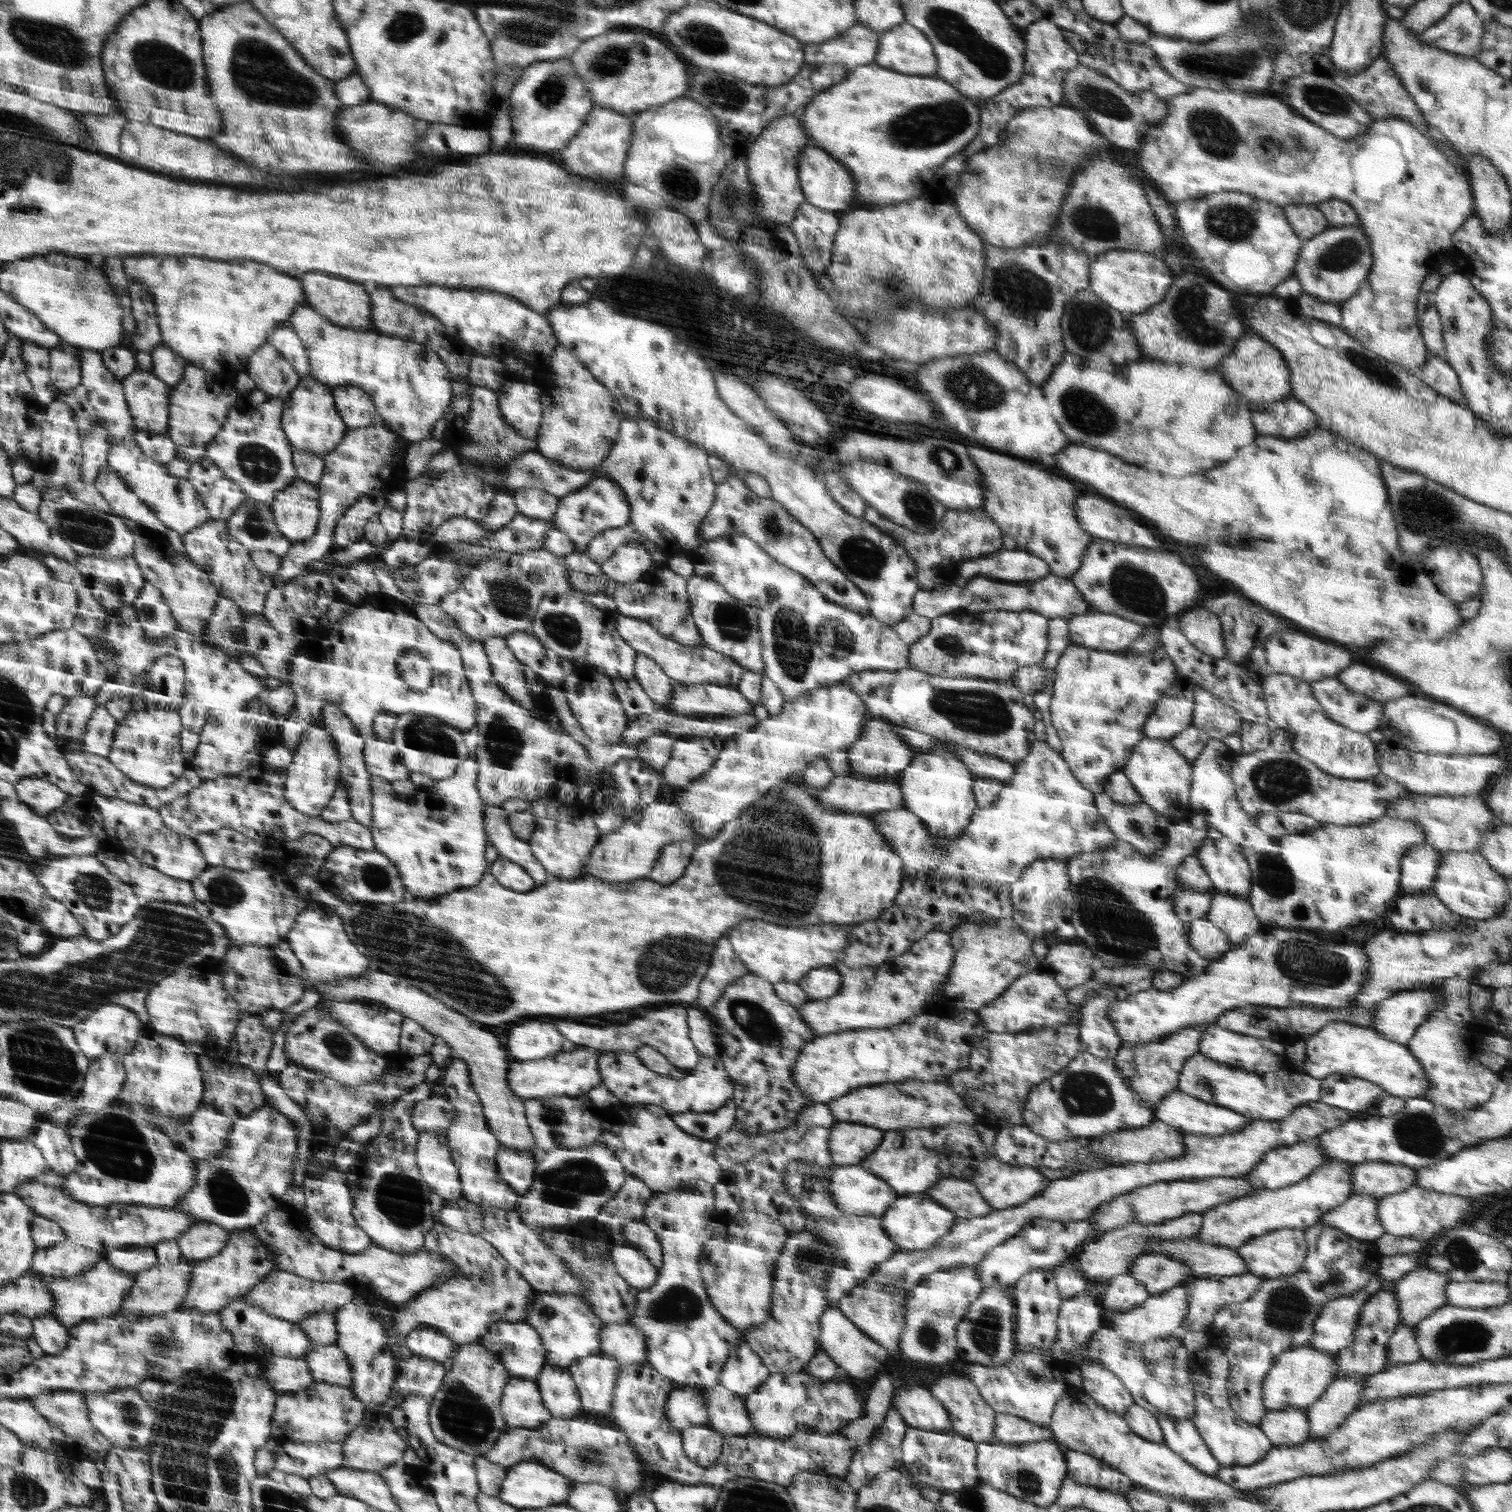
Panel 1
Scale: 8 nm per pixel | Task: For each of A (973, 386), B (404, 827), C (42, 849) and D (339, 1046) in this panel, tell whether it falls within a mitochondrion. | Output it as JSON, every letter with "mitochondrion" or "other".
{"A":"mitochondrion","B":"other","C":"other","D":"mitochondrion"}

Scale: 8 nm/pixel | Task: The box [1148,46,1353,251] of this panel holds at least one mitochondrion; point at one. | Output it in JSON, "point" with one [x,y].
{"point":[1224,66]}

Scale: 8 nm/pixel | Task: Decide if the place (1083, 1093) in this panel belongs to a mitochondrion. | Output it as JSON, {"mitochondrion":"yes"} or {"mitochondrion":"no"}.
{"mitochondrion":"yes"}

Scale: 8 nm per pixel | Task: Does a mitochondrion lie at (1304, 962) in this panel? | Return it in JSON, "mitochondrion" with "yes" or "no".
{"mitochondrion":"yes"}

